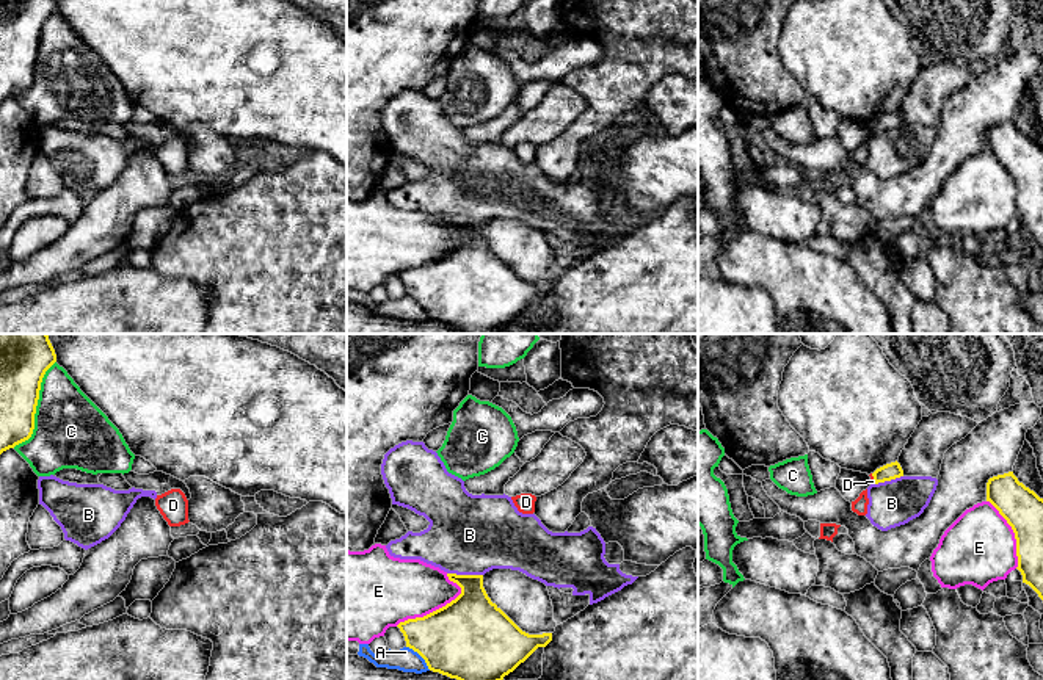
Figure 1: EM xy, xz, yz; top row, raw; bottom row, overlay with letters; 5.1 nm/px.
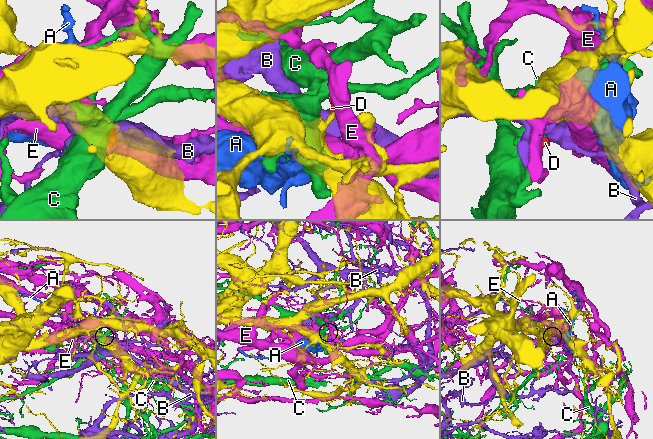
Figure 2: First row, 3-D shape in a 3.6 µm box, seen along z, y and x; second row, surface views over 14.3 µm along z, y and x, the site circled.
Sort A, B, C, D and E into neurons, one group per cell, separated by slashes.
A / B / C / D / E

